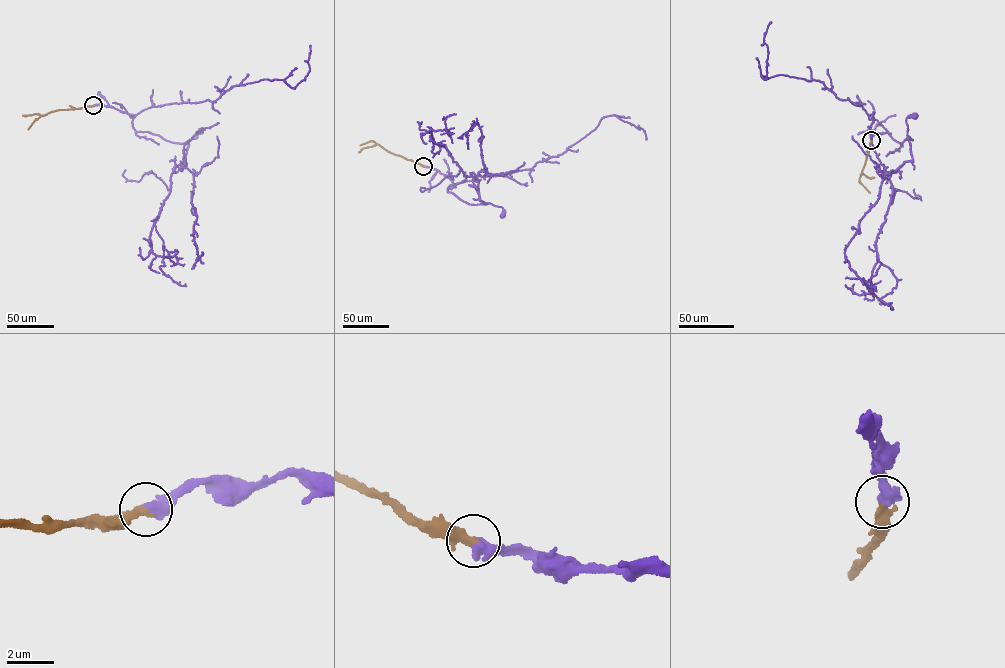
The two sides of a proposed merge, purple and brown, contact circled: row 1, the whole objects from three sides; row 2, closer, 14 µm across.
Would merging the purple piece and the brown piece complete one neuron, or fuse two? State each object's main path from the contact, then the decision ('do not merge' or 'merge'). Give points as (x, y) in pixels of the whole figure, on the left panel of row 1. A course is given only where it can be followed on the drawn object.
purple via (93, 105), (112, 106), (134, 115), (132, 122), (136, 131), (150, 132), (172, 142), (188, 142), (201, 131) | brown via (93, 105), (44, 115), (23, 115) | merge

